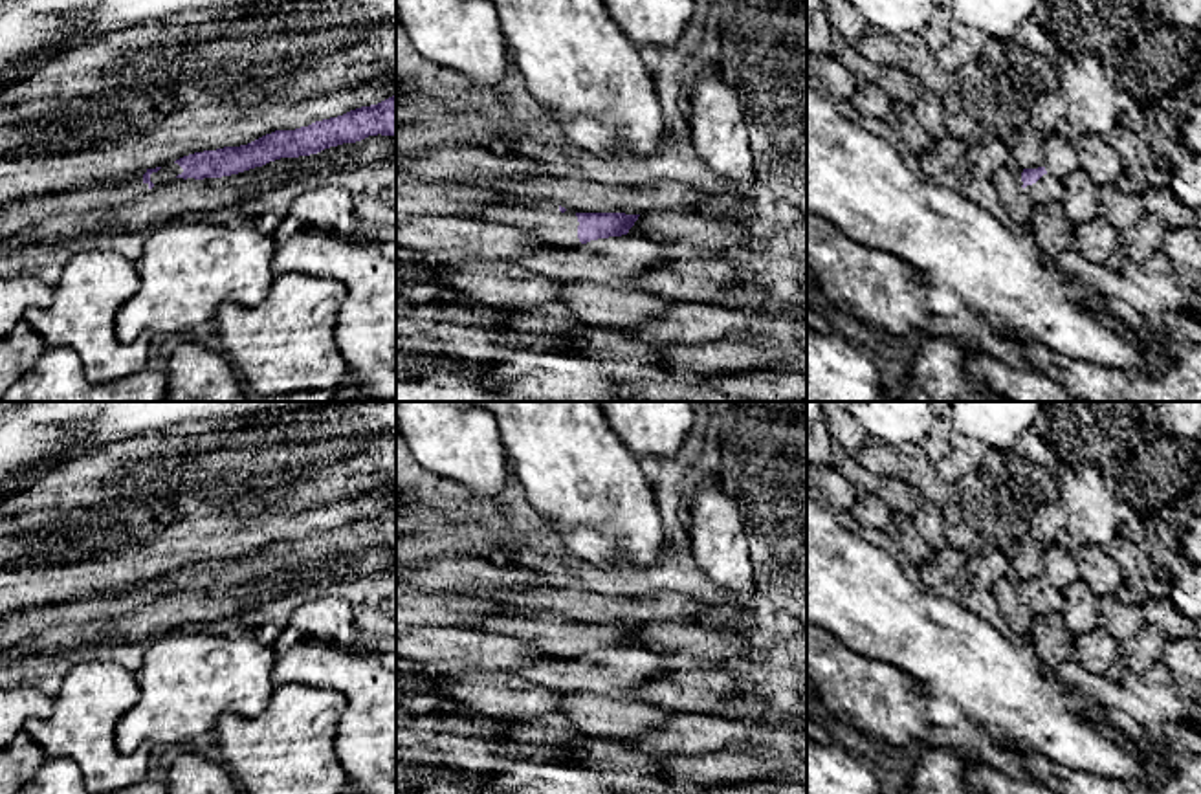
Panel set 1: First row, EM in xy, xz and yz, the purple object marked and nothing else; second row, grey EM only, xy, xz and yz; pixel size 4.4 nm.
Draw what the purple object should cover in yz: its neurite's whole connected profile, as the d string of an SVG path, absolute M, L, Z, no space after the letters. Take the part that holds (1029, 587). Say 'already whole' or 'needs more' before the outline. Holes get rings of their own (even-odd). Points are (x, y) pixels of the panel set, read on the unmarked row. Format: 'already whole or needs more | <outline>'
needs more | M1045 578L1023 579L1021 598L1034 616L1062 612L1065 605L1063 592L1052 589Z

